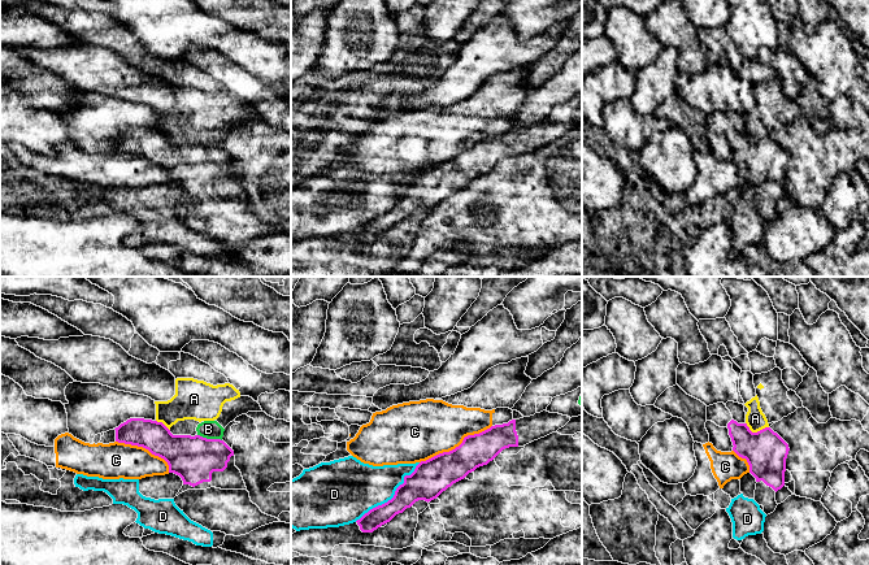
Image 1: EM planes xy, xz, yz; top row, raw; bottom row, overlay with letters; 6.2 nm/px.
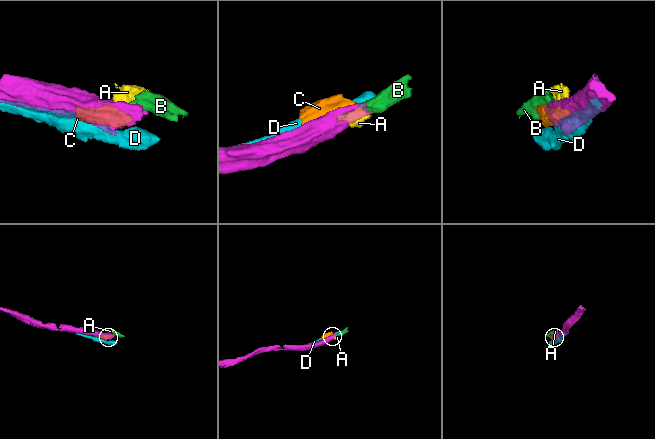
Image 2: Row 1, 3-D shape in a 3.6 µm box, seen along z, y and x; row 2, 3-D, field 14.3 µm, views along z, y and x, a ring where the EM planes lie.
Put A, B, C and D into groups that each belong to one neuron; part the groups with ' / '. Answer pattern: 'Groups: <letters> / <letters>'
Groups: A B / C / D

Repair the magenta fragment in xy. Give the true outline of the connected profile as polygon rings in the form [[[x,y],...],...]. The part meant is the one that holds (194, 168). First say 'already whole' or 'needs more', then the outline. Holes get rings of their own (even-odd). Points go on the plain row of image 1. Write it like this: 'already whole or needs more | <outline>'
needs more | [[[130,127],[116,139],[116,151],[138,155],[164,168],[169,182],[179,184],[183,195],[174,207],[175,214],[194,231],[210,240],[240,245],[279,231],[268,225],[251,210],[240,179],[235,175],[234,160],[221,148],[207,148],[200,144],[173,144],[162,132],[144,127]]]

